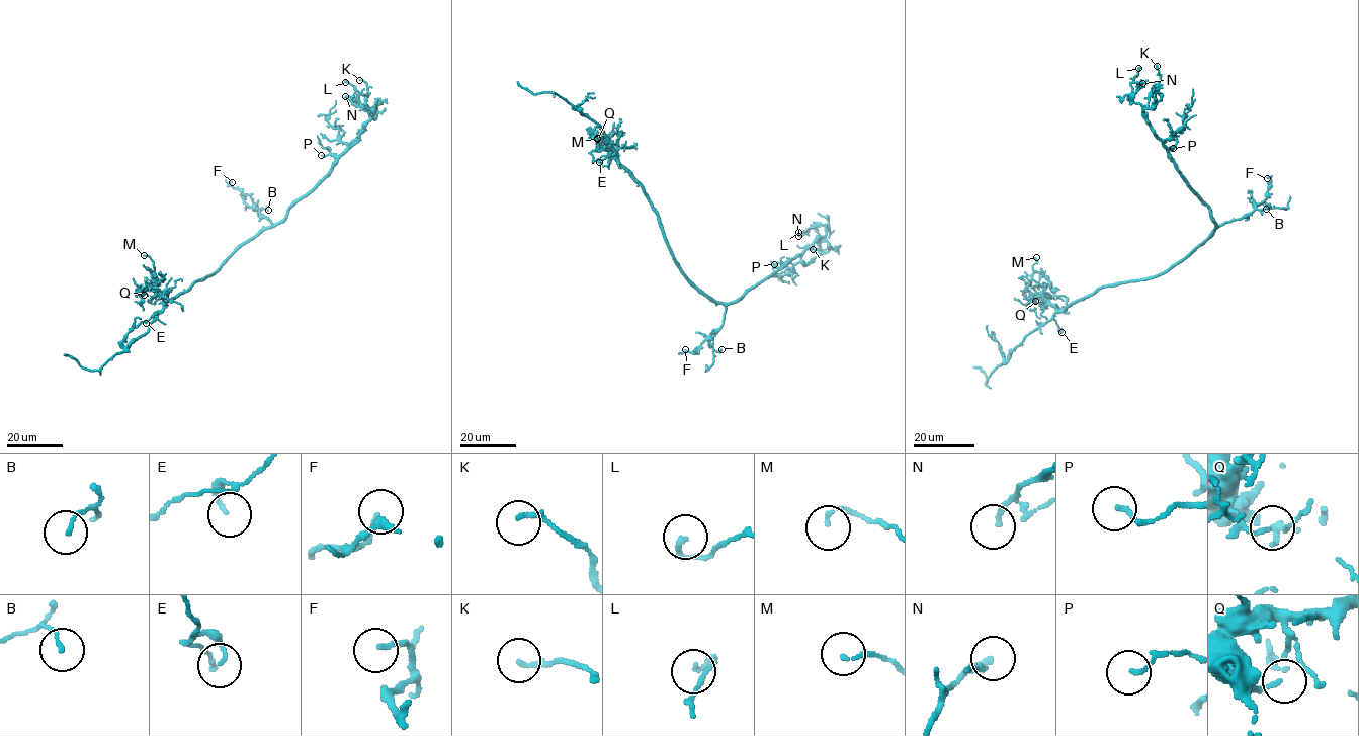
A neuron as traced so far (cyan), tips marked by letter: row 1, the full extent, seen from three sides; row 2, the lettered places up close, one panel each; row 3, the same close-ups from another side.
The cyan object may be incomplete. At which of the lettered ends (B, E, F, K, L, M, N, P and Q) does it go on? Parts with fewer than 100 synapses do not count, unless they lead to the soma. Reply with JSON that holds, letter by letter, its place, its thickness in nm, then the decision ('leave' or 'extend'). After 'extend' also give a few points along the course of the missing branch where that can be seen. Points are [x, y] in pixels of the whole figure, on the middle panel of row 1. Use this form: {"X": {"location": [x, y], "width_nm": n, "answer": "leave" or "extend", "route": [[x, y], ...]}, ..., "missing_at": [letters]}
{"B": {"location": [722, 349], "width_nm": 120, "answer": "leave"}, "E": {"location": [599, 162], "width_nm": 90, "answer": "leave"}, "F": {"location": [685, 349], "width_nm": 150, "answer": "leave"}, "K": {"location": [813, 249], "width_nm": 140, "answer": "leave"}, "L": {"location": [798, 232], "width_nm": 160, "answer": "leave"}, "M": {"location": [597, 139], "width_nm": 100, "answer": "leave"}, "N": {"location": [798, 236], "width_nm": 180, "answer": "leave"}, "P": {"location": [774, 264], "width_nm": 130, "answer": "leave"}, "Q": {"location": [597, 138], "width_nm": 130, "answer": "leave"}, "missing_at": []}

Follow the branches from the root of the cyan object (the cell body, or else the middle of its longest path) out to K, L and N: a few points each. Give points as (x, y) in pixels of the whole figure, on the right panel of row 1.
K: (1174, 264), (1214, 230), (1215, 221), (1143, 113), (1150, 92), (1160, 78), (1157, 66)
L: (1174, 264), (1214, 230), (1215, 221), (1176, 168), (1141, 105), (1129, 99), (1138, 68)
N: (1174, 264), (1181, 262), (1214, 230), (1215, 221), (1210, 210), (1176, 168), (1141, 105), (1129, 99), (1142, 83)

